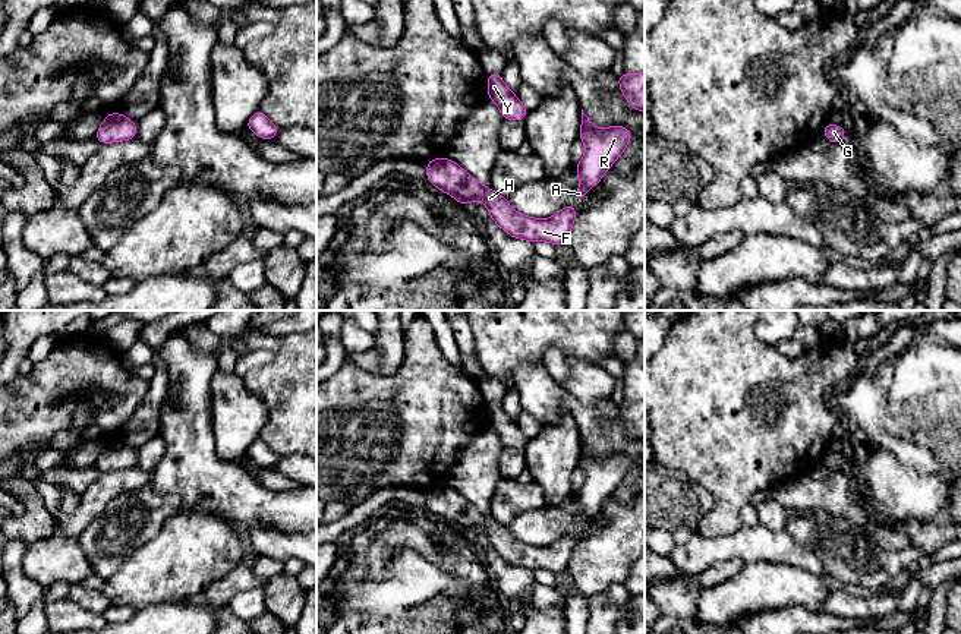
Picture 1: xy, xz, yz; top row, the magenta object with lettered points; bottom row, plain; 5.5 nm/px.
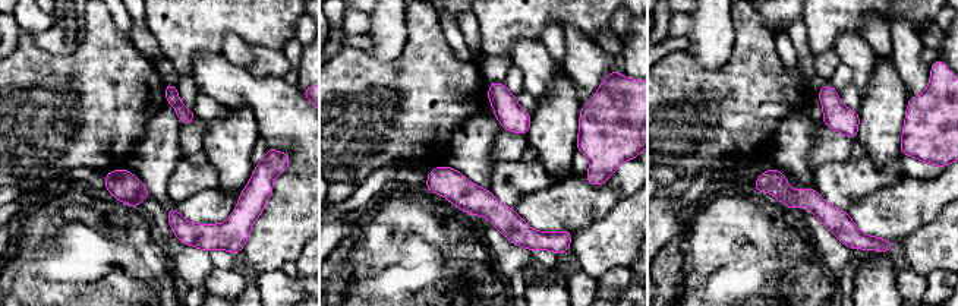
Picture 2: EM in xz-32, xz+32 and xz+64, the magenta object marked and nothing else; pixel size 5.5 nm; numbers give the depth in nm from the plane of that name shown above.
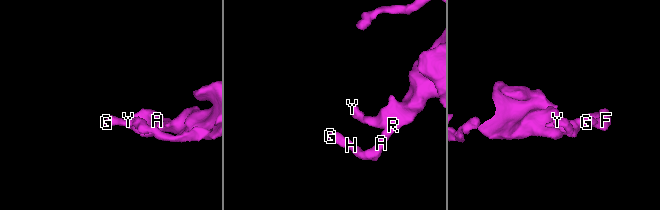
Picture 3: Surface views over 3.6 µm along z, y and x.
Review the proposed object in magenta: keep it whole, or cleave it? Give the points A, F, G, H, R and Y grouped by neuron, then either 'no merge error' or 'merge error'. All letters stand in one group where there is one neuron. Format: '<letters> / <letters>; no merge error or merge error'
A F G H R Y; no merge error

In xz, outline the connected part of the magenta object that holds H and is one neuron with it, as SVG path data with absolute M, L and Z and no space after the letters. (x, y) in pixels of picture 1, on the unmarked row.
M448 486L426 489L426 508L444 521L456 526L461 534L480 527L491 545L507 562L516 567L533 570L551 570L555 574L567 571L577 539L564 534L548 548L538 548L516 540L508 529L491 515L482 514L469 504L457 491Z

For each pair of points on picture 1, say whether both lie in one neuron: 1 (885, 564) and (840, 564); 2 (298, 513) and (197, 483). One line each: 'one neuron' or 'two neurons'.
1: one neuron
2: one neuron

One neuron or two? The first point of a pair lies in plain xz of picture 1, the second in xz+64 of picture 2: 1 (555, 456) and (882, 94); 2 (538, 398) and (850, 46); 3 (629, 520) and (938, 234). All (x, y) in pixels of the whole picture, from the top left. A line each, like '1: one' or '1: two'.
1: one
2: one
3: one

